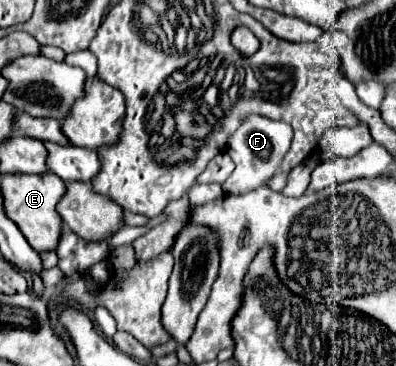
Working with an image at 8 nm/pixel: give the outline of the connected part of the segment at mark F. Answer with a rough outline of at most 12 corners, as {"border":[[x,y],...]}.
{"border":[[247,116],[229,138],[226,194],[267,186],[291,146],[285,122]]}

